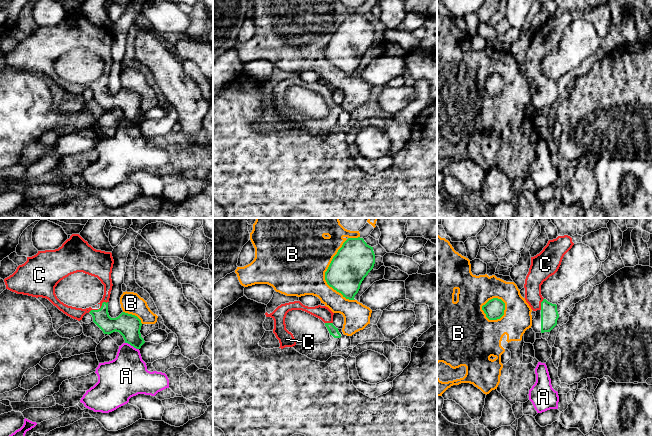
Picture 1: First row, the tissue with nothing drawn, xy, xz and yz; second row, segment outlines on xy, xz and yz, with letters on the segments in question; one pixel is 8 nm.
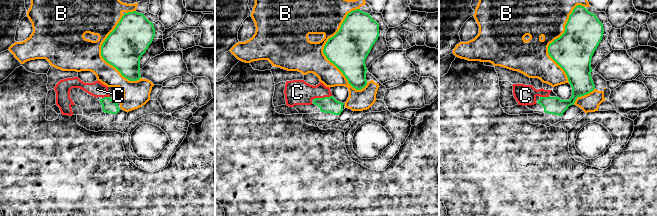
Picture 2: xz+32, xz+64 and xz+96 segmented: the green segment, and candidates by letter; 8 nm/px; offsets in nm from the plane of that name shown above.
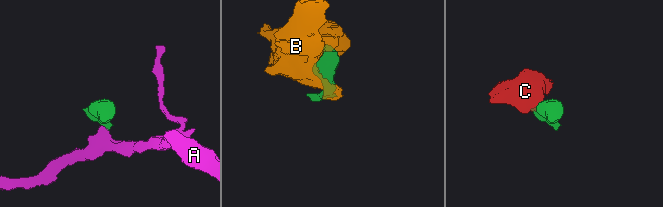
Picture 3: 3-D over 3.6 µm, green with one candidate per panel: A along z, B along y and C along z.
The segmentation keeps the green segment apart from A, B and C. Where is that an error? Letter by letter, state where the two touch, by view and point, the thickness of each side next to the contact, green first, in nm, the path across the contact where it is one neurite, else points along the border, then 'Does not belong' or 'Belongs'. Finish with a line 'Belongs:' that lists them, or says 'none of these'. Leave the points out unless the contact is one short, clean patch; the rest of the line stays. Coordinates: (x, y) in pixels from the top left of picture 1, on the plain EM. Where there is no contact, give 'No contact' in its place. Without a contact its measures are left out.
A: Touches green at xy (132, 121). Thickness 190 nm (green) against 340 nm. Boundary: xy (125, 118), (138, 125). Does not belong
B: Touches green at xz (329, 42). Thickness 300 nm (green) against 480 nm. Does not belong
C: Touches green at xy (98, 85). Thickness 170 nm (green) against 100 nm. Belongs
Belongs: C

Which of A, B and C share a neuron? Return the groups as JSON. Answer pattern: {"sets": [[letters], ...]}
{"sets": [["A"], ["B"], ["C"]]}

